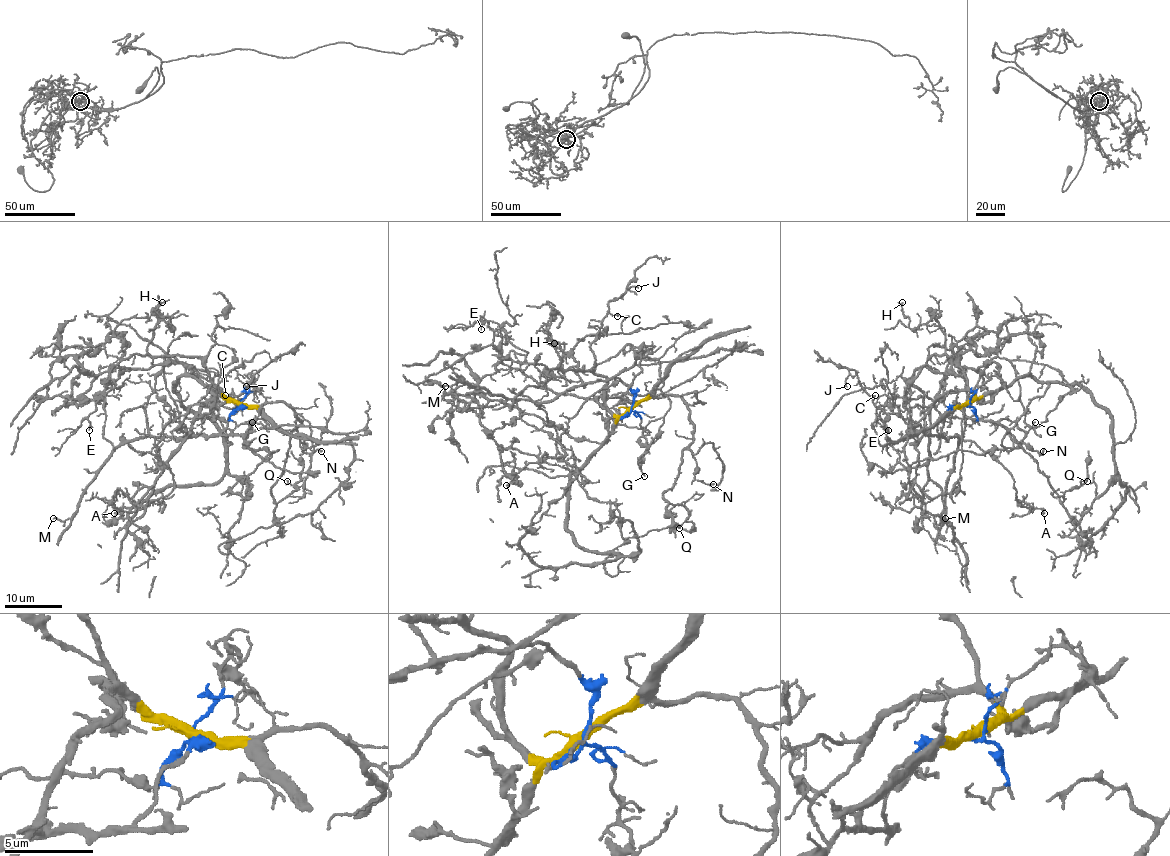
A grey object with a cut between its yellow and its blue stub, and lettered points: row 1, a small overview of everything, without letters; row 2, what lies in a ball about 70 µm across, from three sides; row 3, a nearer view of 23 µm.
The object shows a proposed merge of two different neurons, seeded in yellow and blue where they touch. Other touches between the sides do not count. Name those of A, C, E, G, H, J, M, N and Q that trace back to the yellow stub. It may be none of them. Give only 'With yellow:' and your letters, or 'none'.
With yellow: C, E, H, J, N, Q

